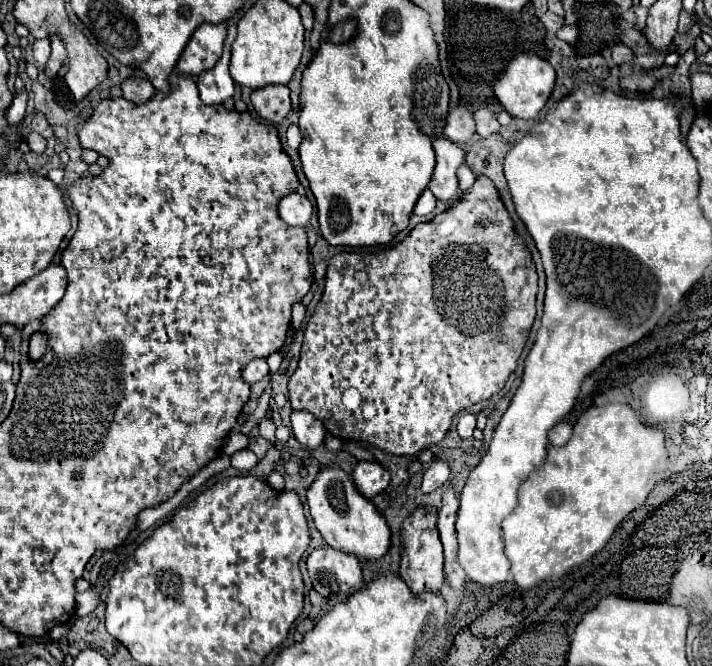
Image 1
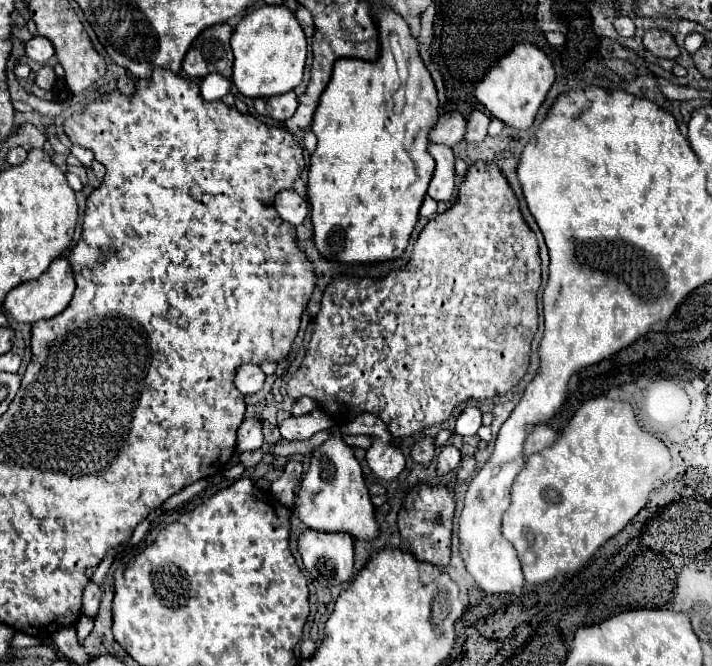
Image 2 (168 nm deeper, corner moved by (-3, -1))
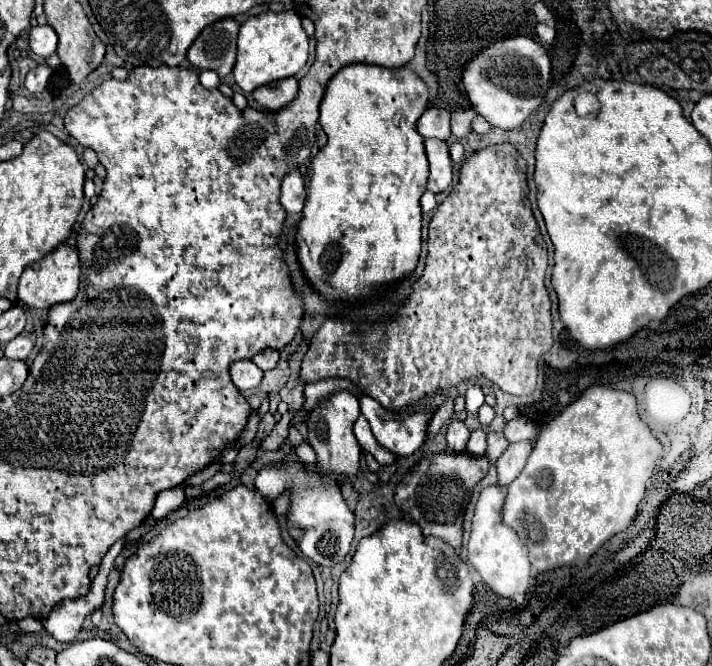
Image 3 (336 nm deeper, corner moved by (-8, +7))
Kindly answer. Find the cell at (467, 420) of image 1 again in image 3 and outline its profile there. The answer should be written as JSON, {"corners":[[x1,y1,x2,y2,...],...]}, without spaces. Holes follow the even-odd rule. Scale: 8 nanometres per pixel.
{"corners":[[470,385,466,391,466,411,476,413,482,403,484,403,484,393,482,393,480,385]]}

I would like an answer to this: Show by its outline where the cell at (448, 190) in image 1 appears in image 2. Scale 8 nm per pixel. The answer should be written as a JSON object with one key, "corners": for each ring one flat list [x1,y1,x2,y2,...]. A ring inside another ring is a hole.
{"corners":[[429,145,429,153,433,155,437,167,433,179,429,183,429,195,435,201,449,201,455,189,455,155,453,149,447,145]]}

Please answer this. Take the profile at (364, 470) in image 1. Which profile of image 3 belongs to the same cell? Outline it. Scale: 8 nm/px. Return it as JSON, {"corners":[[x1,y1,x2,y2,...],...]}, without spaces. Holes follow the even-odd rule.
{"corners":[[368,395,360,397,360,411,368,419,378,443,398,457,412,455,428,437,428,425,432,419,430,411,392,413]]}

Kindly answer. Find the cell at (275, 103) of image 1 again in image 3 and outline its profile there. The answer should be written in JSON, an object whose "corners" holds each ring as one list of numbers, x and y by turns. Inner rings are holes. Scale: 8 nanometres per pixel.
{"corners":[[288,77,288,79,280,79,276,83,268,83,262,85,258,89,252,91,252,97,256,103,260,103,262,107,276,111,282,109,286,105,292,103,292,99,298,93,298,79,296,77]]}

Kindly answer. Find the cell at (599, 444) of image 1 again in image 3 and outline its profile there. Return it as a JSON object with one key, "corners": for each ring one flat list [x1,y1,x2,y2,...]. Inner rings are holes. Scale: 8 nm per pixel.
{"corners":[[592,385,580,395,580,399,576,399,556,419,552,419,534,443,526,467,516,477,516,481,508,485,508,495,502,507,502,521,512,527,526,543,532,569,539,574,574,565,578,561,586,563,612,535,624,531,636,515,638,503,646,491,646,481,652,477,658,455,662,455,662,445,642,423,636,411,636,399,630,393,608,389,604,385],[592,505,598,511,602,509,604,517,600,515,600,519,592,519]]}

